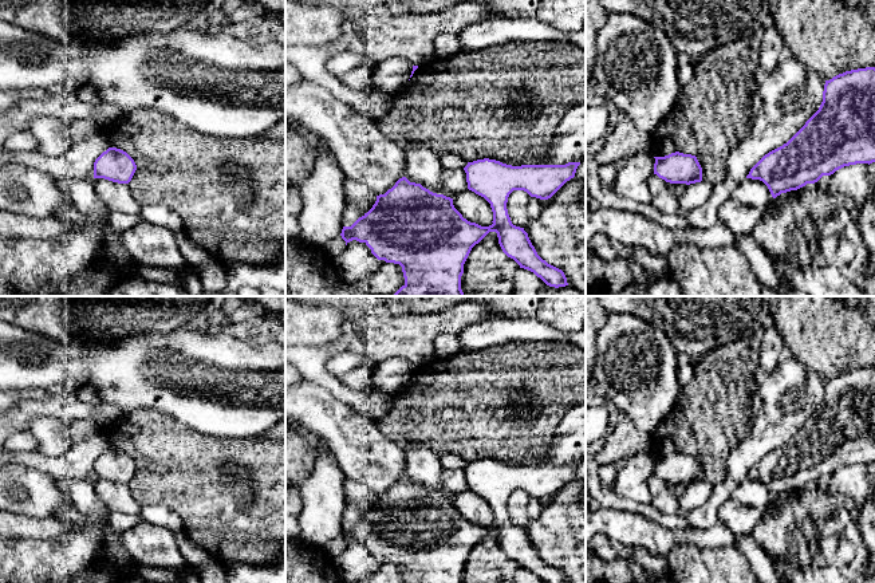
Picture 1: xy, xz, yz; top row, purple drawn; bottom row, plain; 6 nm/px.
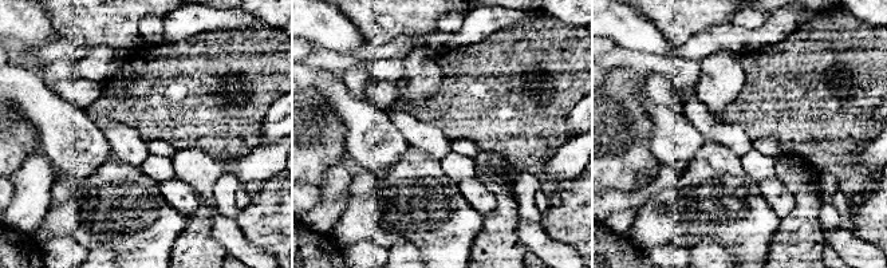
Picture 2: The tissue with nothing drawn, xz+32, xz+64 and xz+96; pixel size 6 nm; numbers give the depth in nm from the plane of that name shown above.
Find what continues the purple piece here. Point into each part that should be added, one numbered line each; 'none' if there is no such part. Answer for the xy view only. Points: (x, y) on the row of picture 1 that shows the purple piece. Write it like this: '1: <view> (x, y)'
none

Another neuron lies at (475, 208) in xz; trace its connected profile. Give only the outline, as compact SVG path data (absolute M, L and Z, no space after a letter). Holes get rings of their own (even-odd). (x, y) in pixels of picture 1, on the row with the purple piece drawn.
M465 190L453 197L454 208L470 222L489 226L493 221L490 204L472 190Z

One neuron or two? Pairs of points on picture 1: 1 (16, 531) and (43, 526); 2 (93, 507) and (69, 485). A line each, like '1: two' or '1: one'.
1: one
2: one

